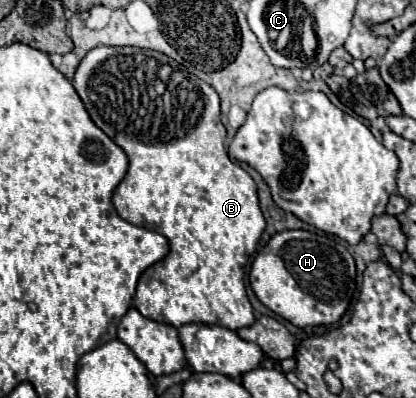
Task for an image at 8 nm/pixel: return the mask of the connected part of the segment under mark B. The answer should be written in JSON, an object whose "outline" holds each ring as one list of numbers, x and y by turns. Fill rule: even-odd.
{"outline":[[104,45,94,47,80,61,72,85,94,125,128,155,128,173,112,197,118,215,134,225,154,229,170,243,168,257,148,267,138,279,134,307,144,317,174,327,208,323,238,331,252,325,254,309,244,287,244,265,254,253,266,221,258,205,254,179,240,165,232,163,226,153,226,129,220,121,216,91,158,51]]}

